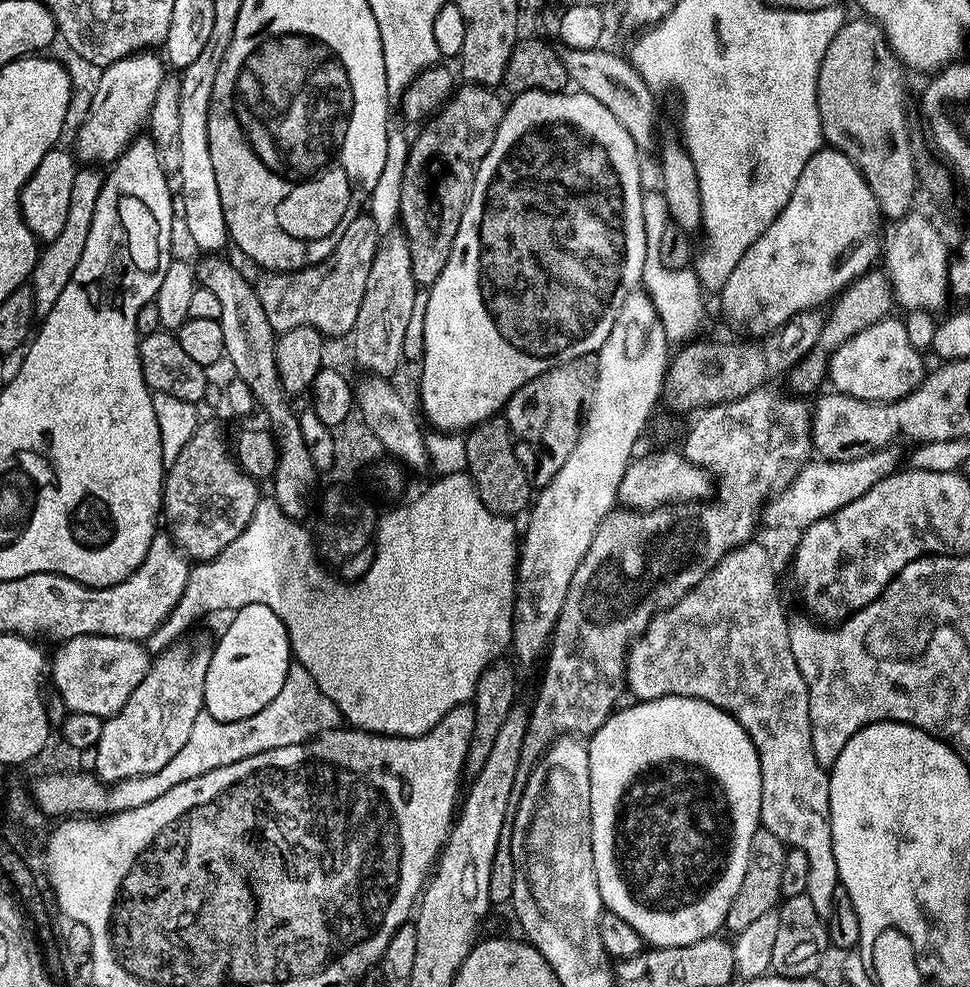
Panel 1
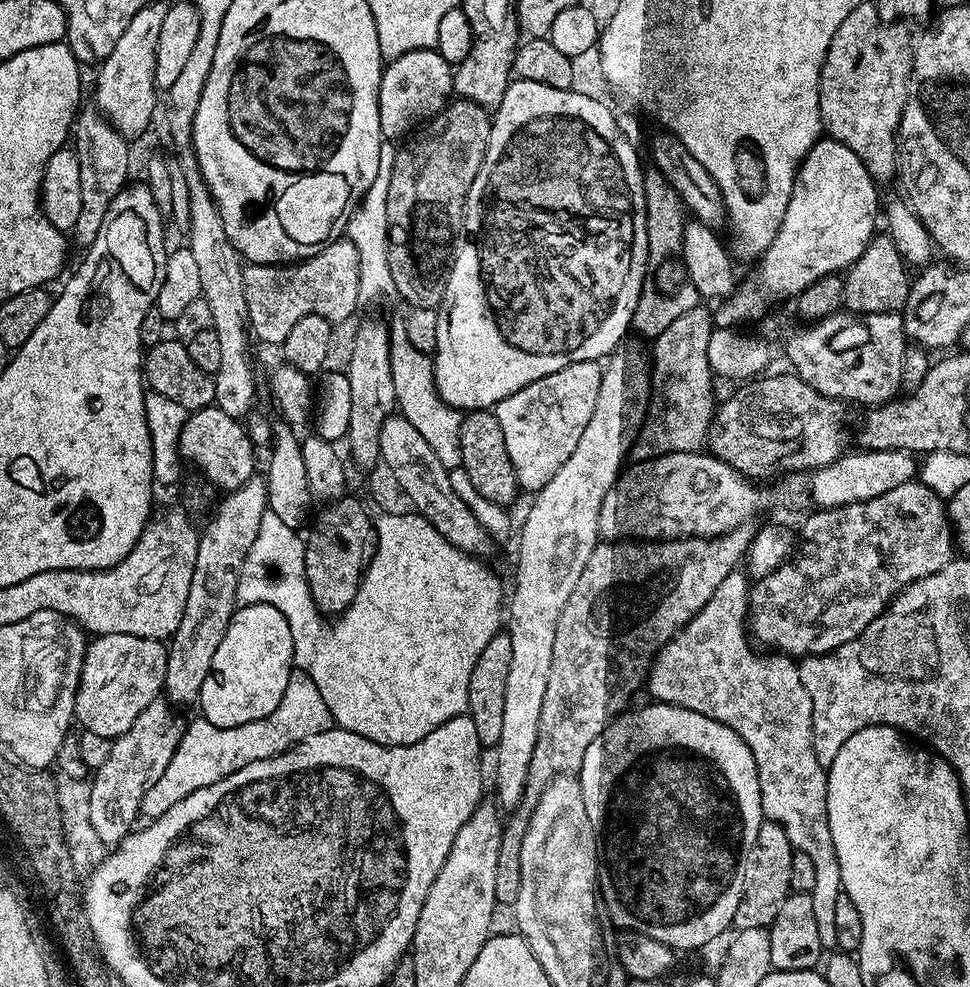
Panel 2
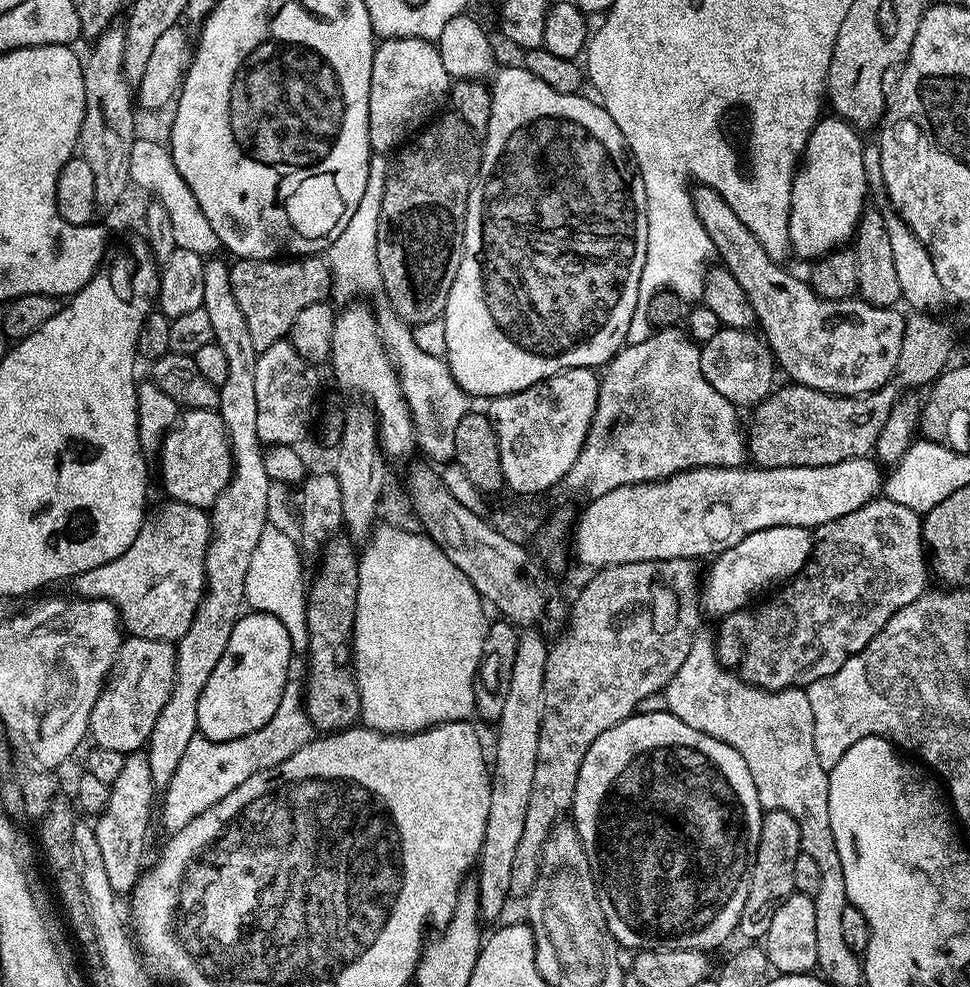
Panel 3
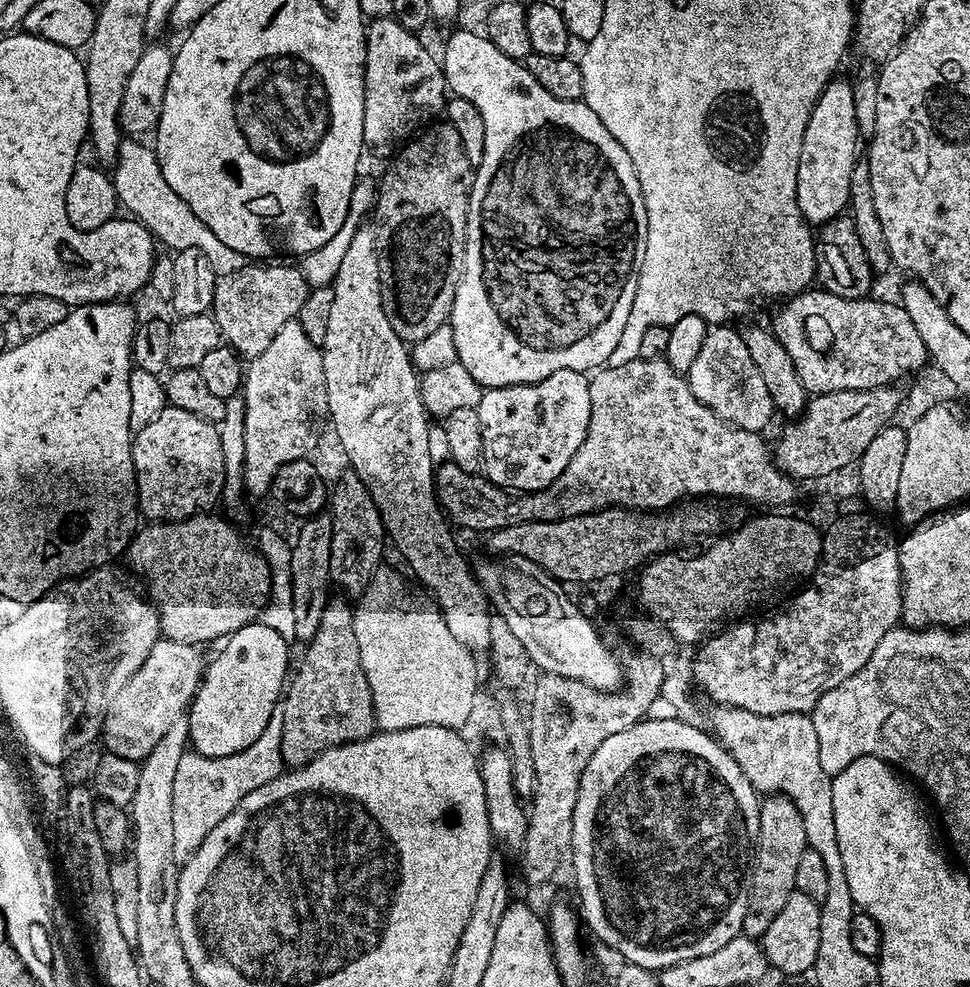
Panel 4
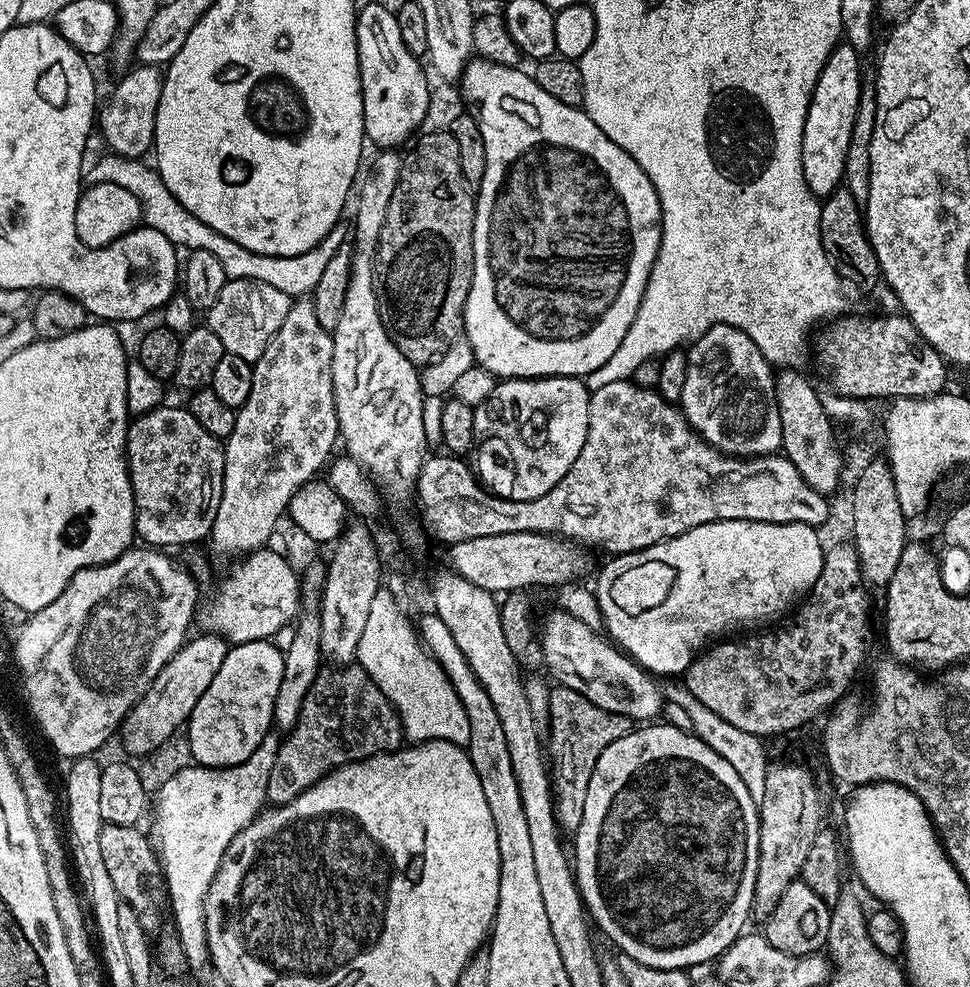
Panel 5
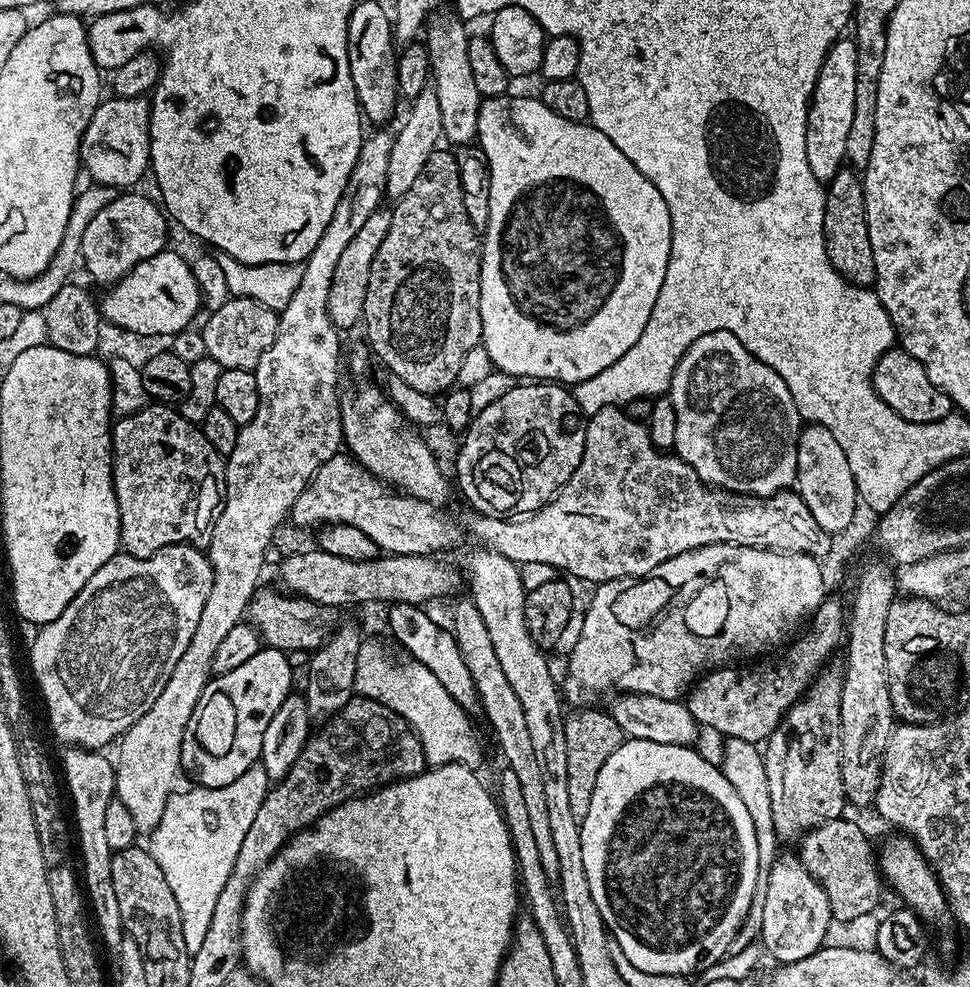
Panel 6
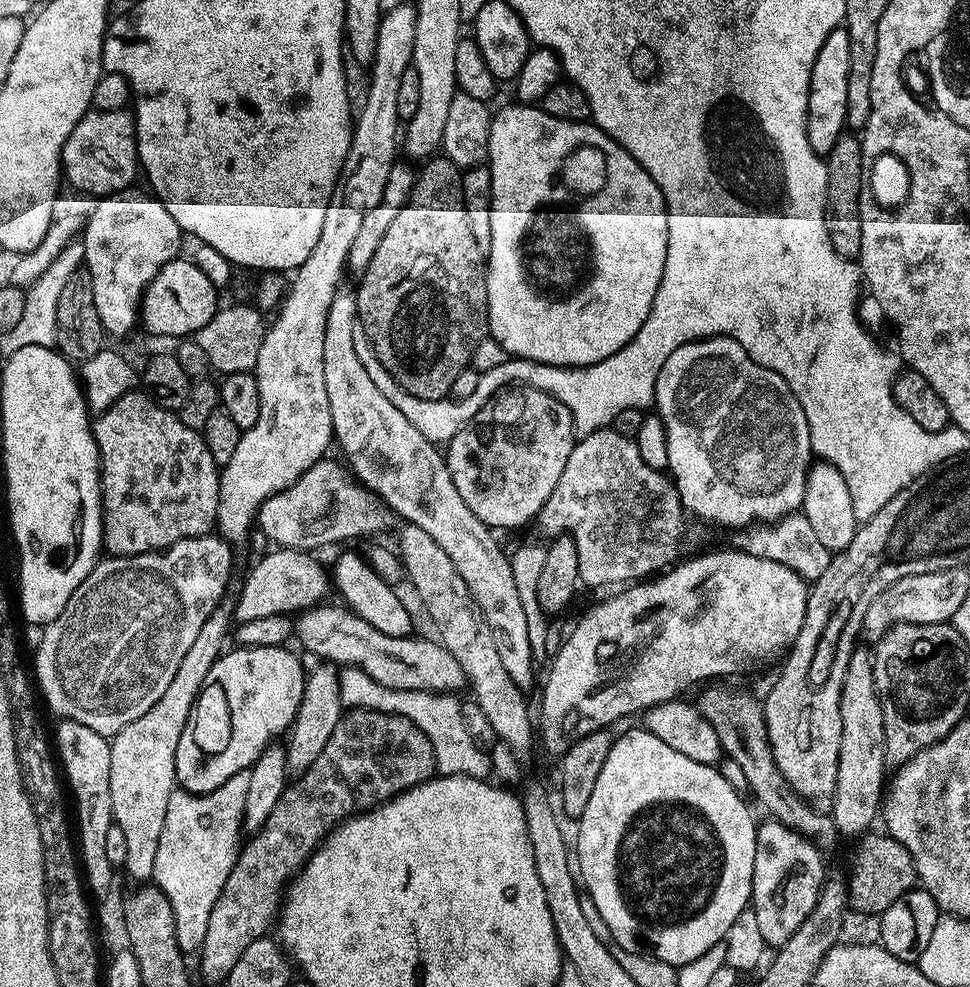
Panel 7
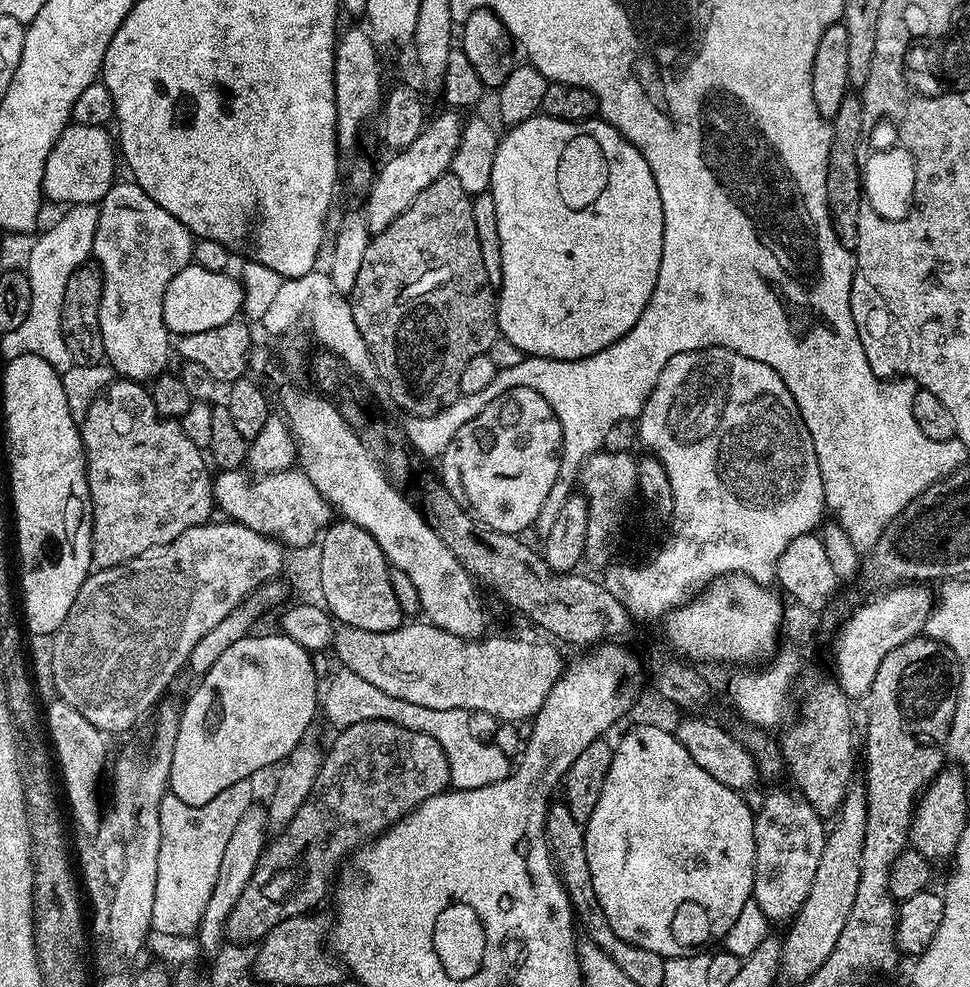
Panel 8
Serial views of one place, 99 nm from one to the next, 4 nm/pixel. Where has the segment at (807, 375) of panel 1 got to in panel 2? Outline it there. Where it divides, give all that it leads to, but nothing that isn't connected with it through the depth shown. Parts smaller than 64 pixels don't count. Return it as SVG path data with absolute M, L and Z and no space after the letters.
M877 234L862 250L862 254L843 273L844 308L847 311L869 316L887 312L903 313L908 296L912 292L909 265L905 263L898 247L888 234Z

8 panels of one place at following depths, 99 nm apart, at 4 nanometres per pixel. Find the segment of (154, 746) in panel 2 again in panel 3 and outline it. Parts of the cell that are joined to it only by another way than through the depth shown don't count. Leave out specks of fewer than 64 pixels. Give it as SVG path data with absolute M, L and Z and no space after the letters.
M140 750L127 753L122 771L110 785L109 801L94 820L98 850L102 850L102 866L106 866L106 878L110 878L110 886L117 894L131 893L145 867L144 843L148 840L148 823L154 820L152 795L154 789L147 755Z

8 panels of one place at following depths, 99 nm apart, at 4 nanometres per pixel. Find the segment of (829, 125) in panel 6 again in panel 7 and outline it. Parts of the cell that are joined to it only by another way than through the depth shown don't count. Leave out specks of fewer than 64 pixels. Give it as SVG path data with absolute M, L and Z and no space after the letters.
M841 26L836 28L830 34L830 38L826 38L826 42L822 42L822 50L818 50L818 58L814 58L814 70L810 74L810 90L808 91L808 117L806 118L806 138L810 138L810 146L822 157L827 157L830 150L834 150L834 142L838 142L838 138L845 135L848 115L846 114L846 82L850 78L850 34Z

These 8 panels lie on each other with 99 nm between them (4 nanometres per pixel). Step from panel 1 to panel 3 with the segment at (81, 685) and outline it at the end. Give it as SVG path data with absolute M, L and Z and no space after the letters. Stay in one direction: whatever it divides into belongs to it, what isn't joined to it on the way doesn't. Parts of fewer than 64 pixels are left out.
M127 637L91 710L88 730L92 742L122 754L143 749L170 696L175 676L176 647L171 641Z

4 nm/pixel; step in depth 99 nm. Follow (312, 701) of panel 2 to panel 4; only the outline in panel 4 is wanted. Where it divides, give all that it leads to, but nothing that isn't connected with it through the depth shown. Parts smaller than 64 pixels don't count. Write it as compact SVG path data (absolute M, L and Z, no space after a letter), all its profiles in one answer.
M277 714L262 730L258 742L238 754L226 758L210 758L198 751L184 753L178 762L178 774L174 777L174 842L177 853L196 849L206 834L226 818L245 794L263 783L269 782L285 767L280 753L282 746L282 715Z

